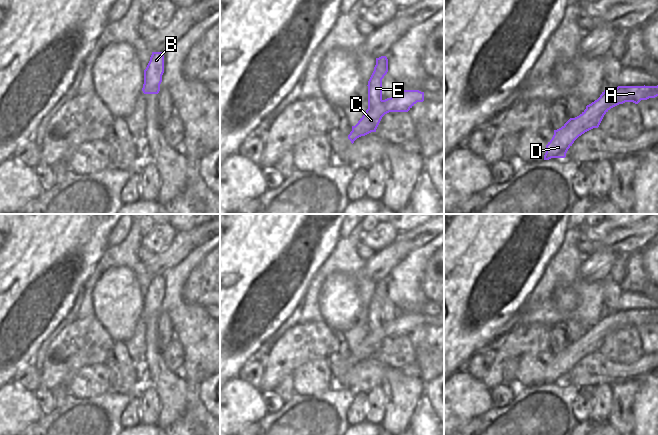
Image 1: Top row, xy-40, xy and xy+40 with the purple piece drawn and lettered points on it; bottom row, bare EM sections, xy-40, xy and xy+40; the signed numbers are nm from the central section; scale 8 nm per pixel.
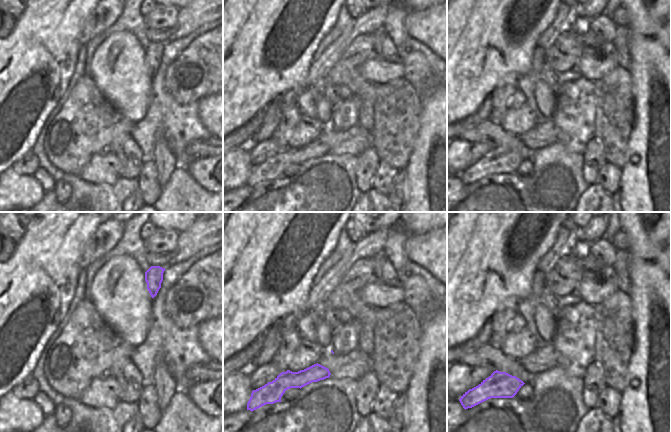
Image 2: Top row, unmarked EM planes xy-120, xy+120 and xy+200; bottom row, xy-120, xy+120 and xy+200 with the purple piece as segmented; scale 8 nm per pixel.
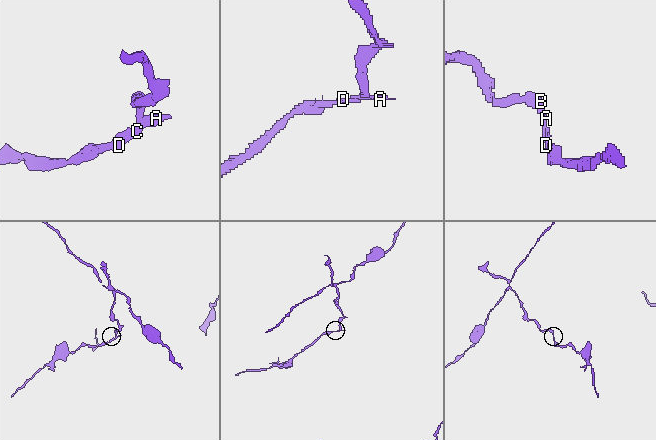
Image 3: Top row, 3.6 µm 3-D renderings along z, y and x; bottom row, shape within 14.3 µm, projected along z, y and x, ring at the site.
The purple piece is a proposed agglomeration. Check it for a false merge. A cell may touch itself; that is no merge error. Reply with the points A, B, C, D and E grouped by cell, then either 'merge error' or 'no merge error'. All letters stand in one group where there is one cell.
groups A C D / B E; merge error

